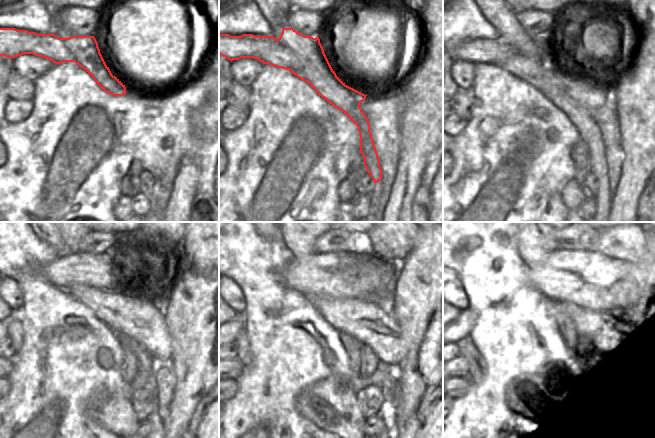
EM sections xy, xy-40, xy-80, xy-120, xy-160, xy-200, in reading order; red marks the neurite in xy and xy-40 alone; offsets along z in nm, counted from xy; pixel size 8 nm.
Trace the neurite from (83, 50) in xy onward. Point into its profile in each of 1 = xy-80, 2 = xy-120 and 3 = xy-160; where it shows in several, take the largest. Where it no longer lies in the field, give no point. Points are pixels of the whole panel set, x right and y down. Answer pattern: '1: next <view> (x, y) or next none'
1: next xy-80 (576, 96)
2: next xy-120 (138, 323)
3: next xy-160 (373, 325)

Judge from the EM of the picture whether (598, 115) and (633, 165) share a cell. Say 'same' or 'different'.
different

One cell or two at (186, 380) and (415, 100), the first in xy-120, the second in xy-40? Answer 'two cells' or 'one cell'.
one cell

